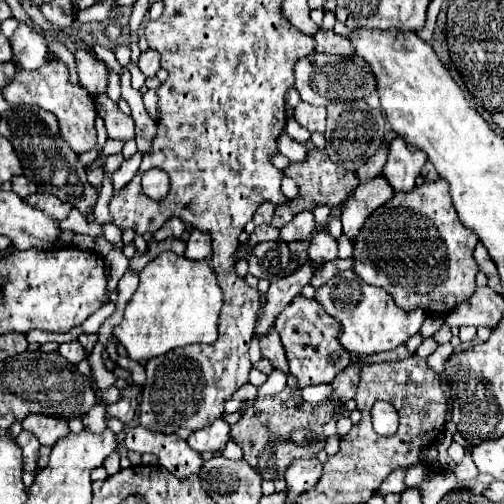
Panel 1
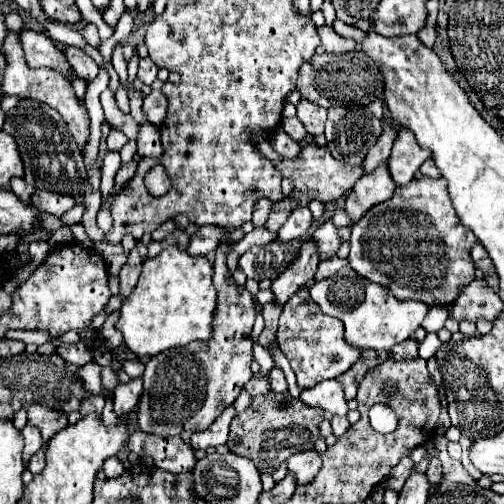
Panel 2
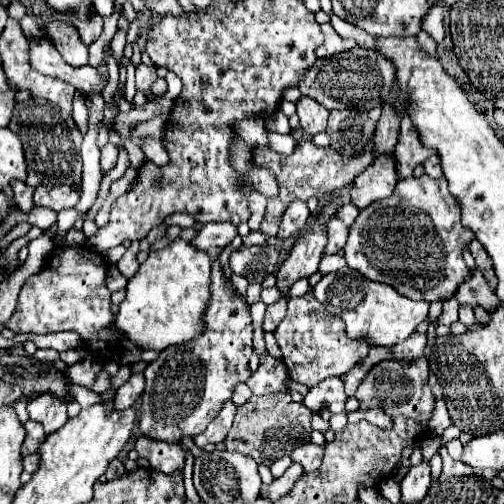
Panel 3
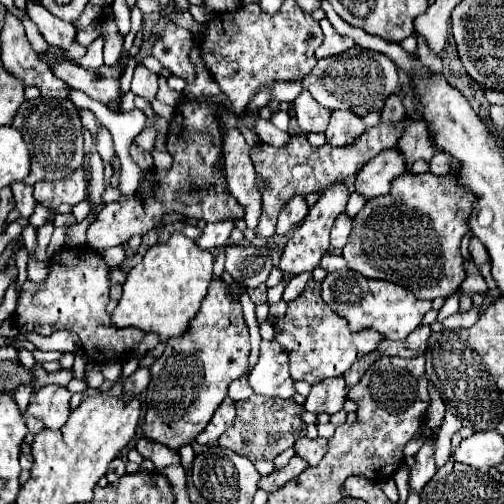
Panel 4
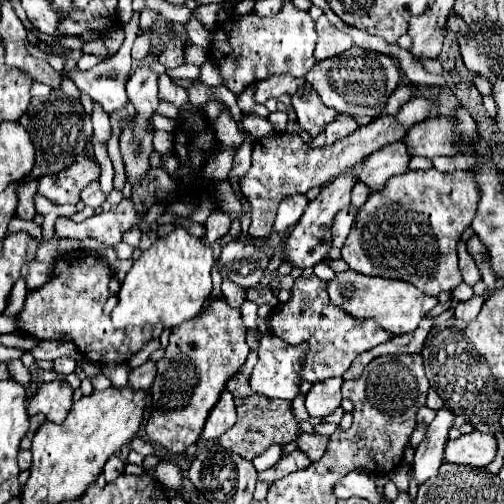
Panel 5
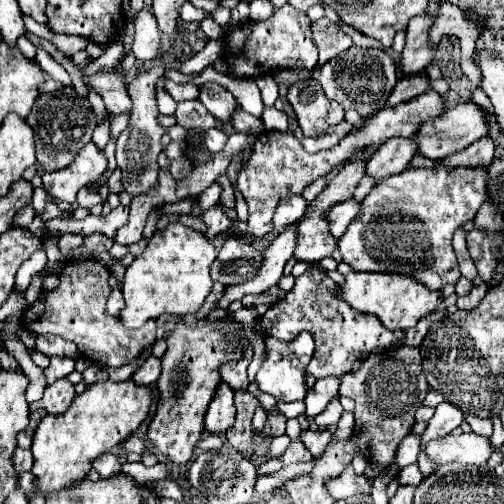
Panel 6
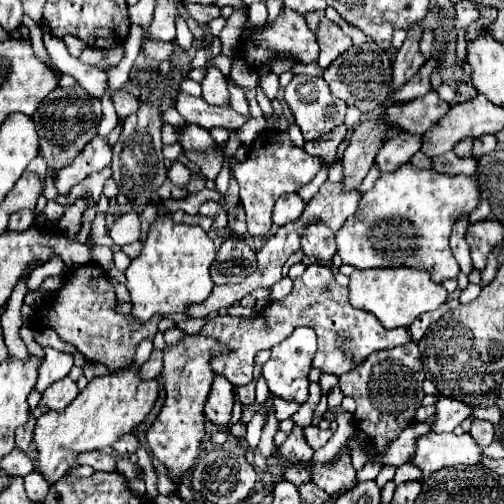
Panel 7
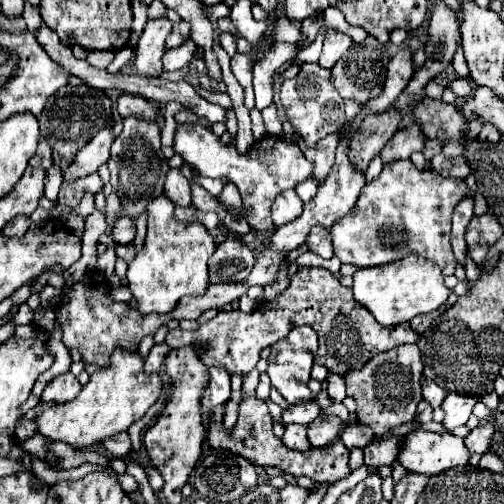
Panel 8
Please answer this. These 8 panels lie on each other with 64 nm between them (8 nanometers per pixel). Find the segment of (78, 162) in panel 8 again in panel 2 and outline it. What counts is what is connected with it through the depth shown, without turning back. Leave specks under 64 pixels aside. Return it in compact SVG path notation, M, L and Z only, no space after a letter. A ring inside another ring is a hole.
M36 190L36 208L42 212L48 212L56 218L60 218L64 212L68 212L74 206L74 198L62 196L58 192L46 192L46 190Z

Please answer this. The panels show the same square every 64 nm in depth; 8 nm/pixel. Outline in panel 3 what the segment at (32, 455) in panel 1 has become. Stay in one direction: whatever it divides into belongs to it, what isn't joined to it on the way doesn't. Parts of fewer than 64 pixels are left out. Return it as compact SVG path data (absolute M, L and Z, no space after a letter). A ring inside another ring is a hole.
M28 420L24 428L26 428L26 442L22 446L22 456L28 456L28 454L34 454L40 448L40 444L44 442L46 436L42 432L42 426L32 422L32 420Z

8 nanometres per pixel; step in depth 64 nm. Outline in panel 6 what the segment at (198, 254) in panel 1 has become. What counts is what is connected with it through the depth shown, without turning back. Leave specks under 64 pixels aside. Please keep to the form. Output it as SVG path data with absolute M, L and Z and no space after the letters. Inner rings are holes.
M218 208L208 210L208 212L202 216L202 220L204 220L204 222L206 222L206 226L208 226L208 232L204 234L208 240L212 240L214 236L218 236L218 234L226 232L226 230L232 226L230 218L228 218L222 210L218 210Z

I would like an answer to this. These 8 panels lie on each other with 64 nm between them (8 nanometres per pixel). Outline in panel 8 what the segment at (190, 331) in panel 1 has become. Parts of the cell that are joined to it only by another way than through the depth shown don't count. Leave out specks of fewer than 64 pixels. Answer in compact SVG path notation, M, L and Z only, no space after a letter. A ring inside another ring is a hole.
M166 196L152 200L146 212L150 214L146 242L128 266L128 288L138 302L140 314L166 314L176 308L182 296L202 296L208 290L208 258L214 254L216 244L202 224L174 220L174 204Z

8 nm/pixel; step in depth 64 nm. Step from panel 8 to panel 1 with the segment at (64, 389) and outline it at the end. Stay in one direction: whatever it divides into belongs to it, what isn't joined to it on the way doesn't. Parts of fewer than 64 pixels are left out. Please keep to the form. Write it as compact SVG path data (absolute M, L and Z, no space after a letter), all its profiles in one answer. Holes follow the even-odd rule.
M30 414L22 420L22 428L32 432L42 446L54 446L60 438L68 436L68 424L58 418L42 416L42 414Z

